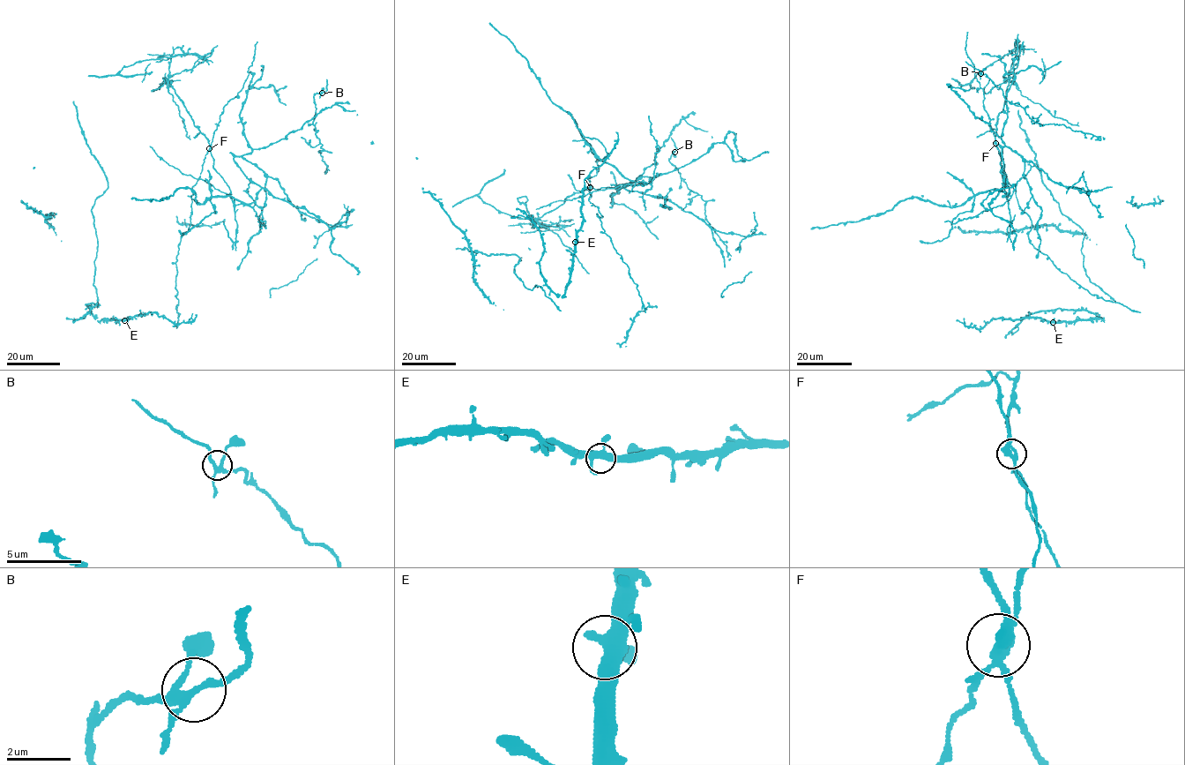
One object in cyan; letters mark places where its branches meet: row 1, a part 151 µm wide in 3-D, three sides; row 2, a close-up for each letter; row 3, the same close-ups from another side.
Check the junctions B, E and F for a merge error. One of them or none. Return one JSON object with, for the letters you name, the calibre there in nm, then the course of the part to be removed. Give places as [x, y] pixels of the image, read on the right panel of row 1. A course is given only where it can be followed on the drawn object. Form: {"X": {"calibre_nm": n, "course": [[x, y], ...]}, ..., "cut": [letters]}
{"F": {"calibre_nm": 280}, "cut": ["F"]}

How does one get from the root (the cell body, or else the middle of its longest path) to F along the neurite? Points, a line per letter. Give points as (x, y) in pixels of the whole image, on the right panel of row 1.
F: (997, 122), (995, 143)

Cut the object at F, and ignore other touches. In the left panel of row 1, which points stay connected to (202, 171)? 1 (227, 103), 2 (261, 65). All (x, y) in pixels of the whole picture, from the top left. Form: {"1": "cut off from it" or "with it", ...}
{"1": "with it", "2": "cut off from it"}

